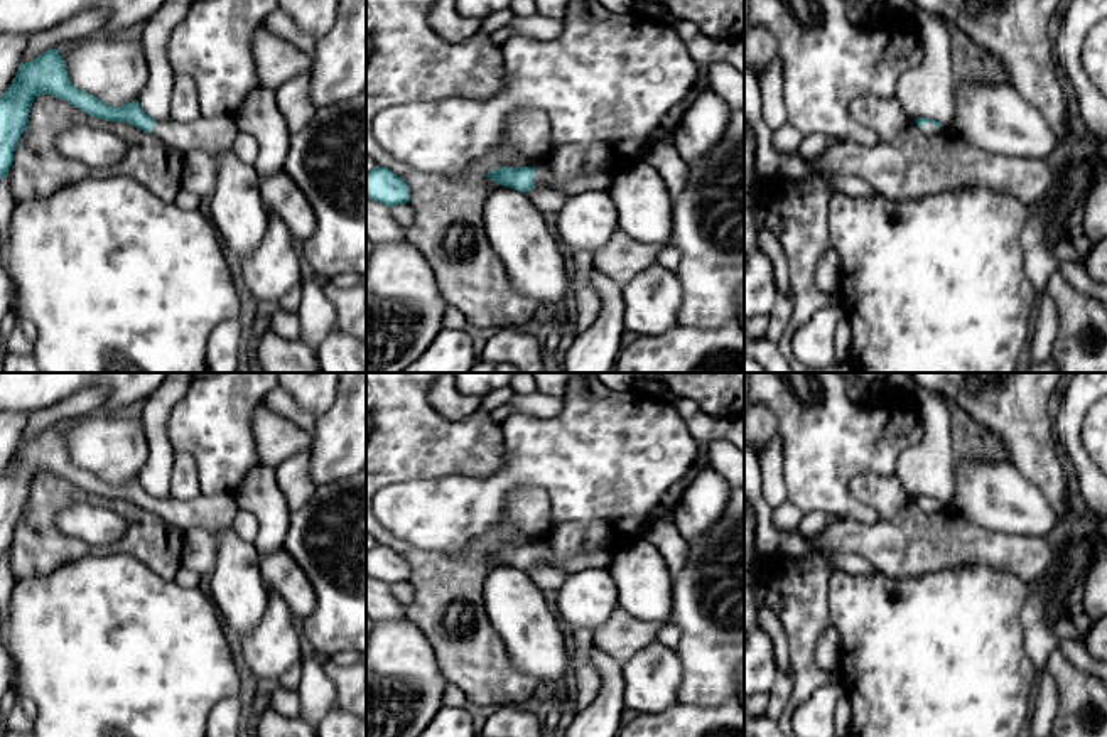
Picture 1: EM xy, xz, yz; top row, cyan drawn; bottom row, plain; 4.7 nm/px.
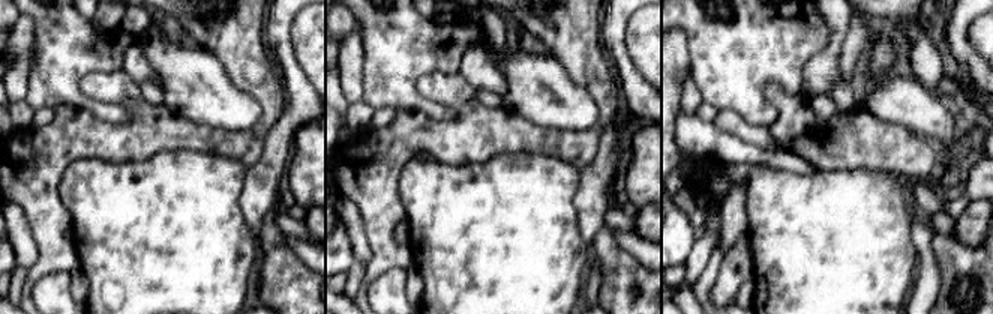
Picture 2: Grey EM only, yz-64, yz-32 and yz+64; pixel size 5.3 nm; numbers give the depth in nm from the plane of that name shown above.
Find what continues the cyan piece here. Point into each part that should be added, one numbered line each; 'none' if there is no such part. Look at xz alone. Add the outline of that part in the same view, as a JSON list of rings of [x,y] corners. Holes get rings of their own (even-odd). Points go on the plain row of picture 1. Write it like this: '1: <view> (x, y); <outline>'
1: xz (544, 554); [[[547,538],[533,543],[535,553],[532,557],[533,563],[540,565],[564,565],[567,570],[584,570],[591,565],[601,565],[604,568],[609,568],[614,560],[614,551],[602,551],[602,550],[589,550],[584,543],[579,546],[579,550],[567,560],[562,560],[554,551],[550,541]]]

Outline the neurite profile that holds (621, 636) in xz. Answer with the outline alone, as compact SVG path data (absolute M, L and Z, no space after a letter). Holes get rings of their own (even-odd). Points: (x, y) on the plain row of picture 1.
M616 609L611 617L594 631L594 646L618 659L621 664L656 641L662 624L631 617Z

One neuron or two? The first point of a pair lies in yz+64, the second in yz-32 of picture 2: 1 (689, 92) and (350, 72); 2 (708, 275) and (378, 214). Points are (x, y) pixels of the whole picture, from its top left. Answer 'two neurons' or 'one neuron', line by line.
1: one neuron
2: one neuron

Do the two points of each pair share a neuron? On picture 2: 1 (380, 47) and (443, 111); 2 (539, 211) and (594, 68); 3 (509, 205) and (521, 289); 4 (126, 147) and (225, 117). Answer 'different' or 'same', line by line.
1: same
2: different
3: same
4: different

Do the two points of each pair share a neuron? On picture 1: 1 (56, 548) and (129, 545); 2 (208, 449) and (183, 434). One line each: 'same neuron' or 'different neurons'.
1: same neuron
2: same neuron

